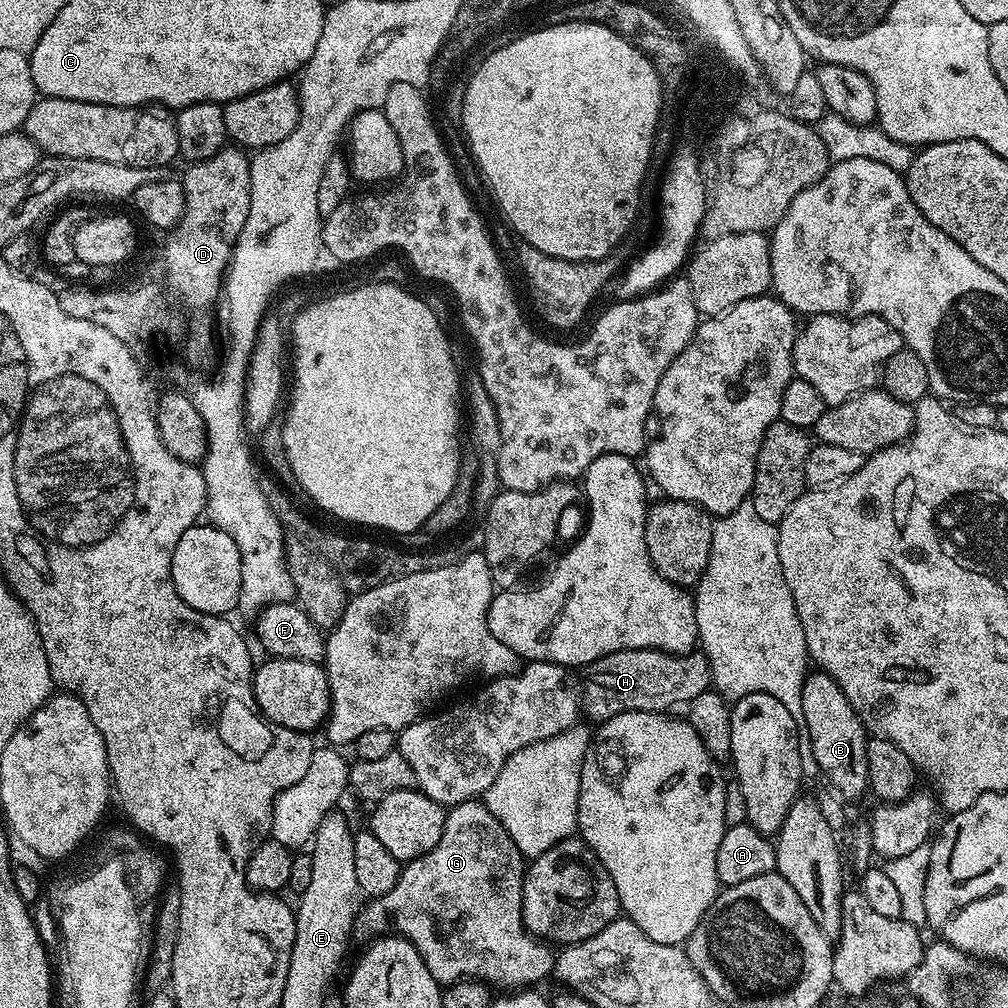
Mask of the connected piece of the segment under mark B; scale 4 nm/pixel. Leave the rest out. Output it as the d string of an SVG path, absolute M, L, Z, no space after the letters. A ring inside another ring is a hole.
M819 670L807 673L802 686L803 727L809 730L814 758L824 776L833 784L835 795L845 801L856 800L863 792L869 791L868 767L866 766L866 746L870 736L854 710L850 698L842 694L842 686L830 678L830 674Z

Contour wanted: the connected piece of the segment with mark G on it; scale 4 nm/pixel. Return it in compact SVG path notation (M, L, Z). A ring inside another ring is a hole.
M479 799L467 800L461 804L451 805L447 809L444 818L444 833L442 838L438 838L438 846L434 846L434 850L430 850L426 854L422 854L418 858L407 861L400 869L400 877L394 886L394 890L390 890L390 894L385 896L377 896L367 901L368 905L359 909L356 922L354 925L357 933L365 932L368 938L379 938L385 935L386 930L392 934L399 934L404 939L410 941L418 950L418 954L422 954L422 958L426 962L426 968L430 970L430 974L434 974L434 978L441 986L455 984L458 980L483 980L485 984L493 989L499 990L524 990L529 986L536 986L539 980L544 980L547 976L553 975L556 967L557 953L545 941L534 939L531 932L524 927L524 919L522 918L522 886L524 885L524 873L526 871L526 858L518 850L518 846L510 838L510 834L502 825L496 823L494 814L490 814L487 804Z

